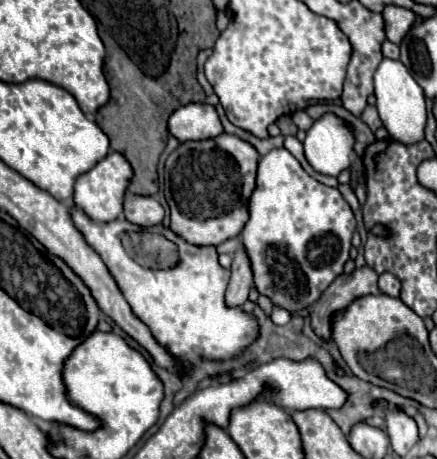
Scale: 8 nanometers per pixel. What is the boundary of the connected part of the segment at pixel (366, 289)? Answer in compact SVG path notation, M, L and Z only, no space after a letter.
M370 267L354 269L350 275L338 275L320 295L312 311L312 327L322 339L330 339L332 311L340 311L360 295L378 295L378 275Z

